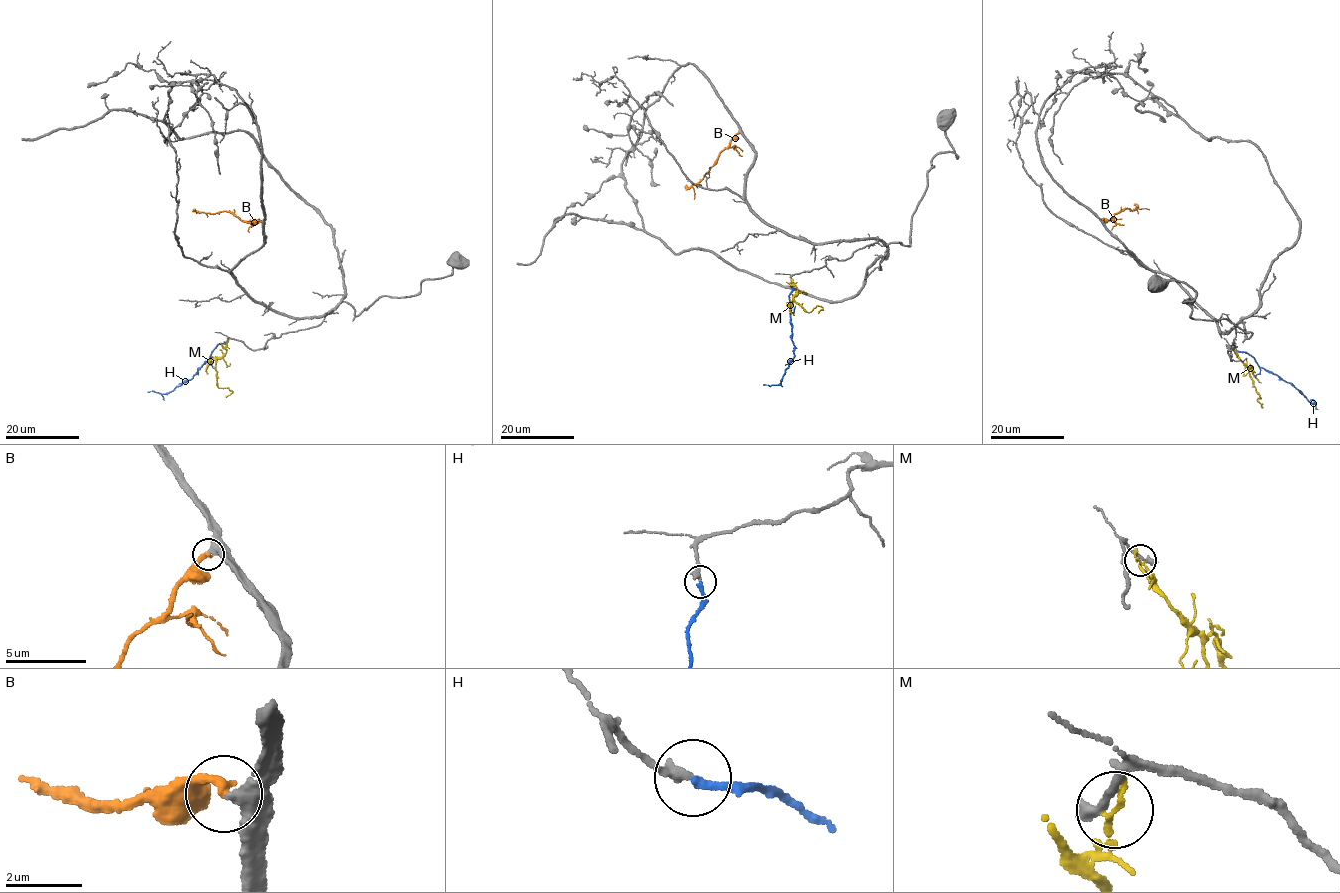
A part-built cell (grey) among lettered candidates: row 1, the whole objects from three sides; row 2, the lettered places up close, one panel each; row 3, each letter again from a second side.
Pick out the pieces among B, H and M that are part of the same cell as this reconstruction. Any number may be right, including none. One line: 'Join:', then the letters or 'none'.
Join: B, H

